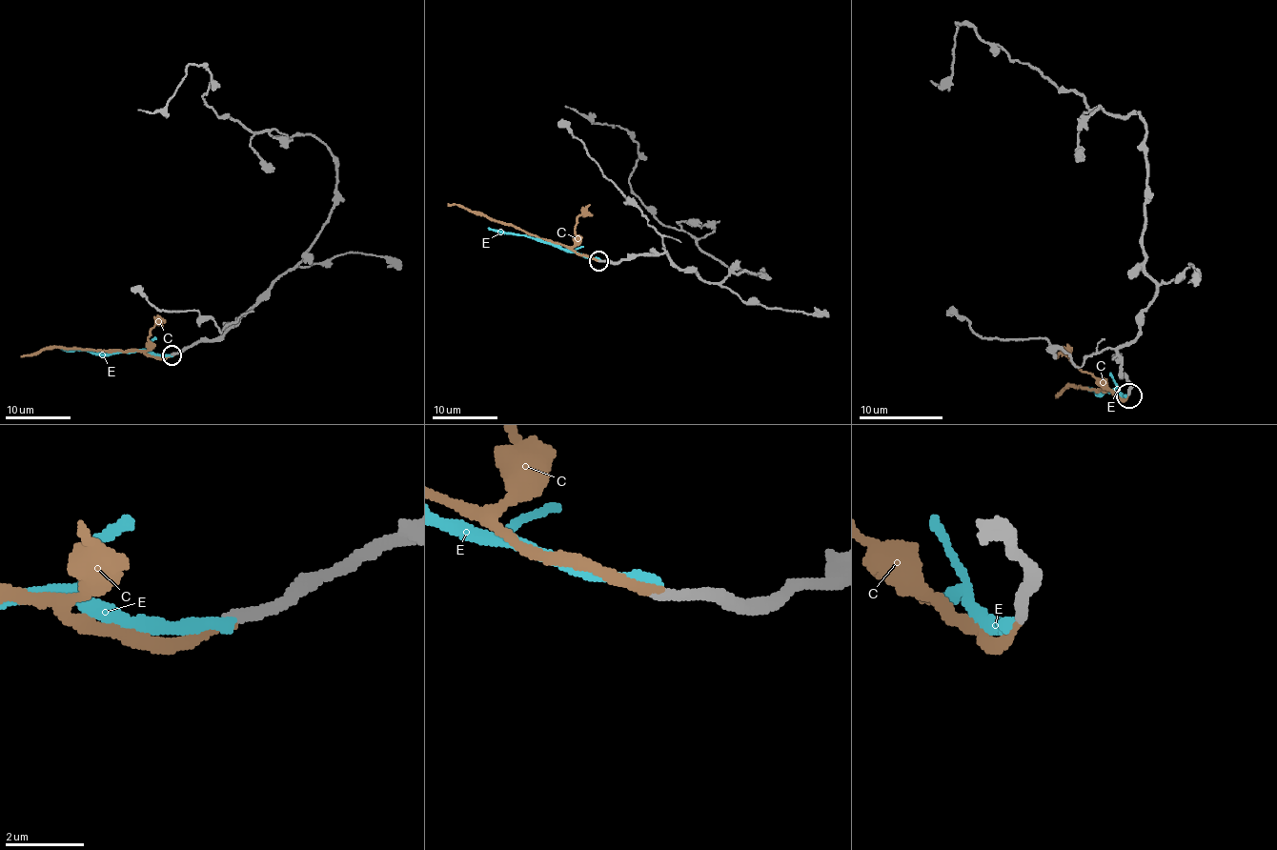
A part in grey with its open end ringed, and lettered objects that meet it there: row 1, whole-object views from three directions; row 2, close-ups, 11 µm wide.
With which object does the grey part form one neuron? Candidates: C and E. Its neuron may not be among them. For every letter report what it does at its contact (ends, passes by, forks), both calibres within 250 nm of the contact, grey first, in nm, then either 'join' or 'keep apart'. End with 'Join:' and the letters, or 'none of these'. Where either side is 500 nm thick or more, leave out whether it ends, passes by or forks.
C: it ends | 300/240 nm | join
E: it ends | 300/280 nm | keep apart
Join: C

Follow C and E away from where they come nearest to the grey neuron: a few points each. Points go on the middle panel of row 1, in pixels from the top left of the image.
C: (599, 261), (576, 254), (563, 245), (537, 238), (448, 204)
E: (599, 259), (584, 258), (528, 236), (498, 233), (487, 229)

